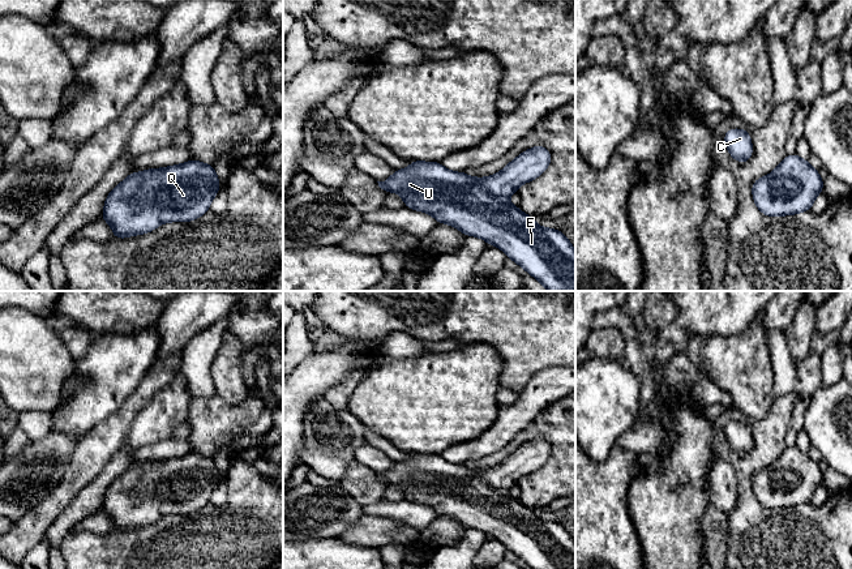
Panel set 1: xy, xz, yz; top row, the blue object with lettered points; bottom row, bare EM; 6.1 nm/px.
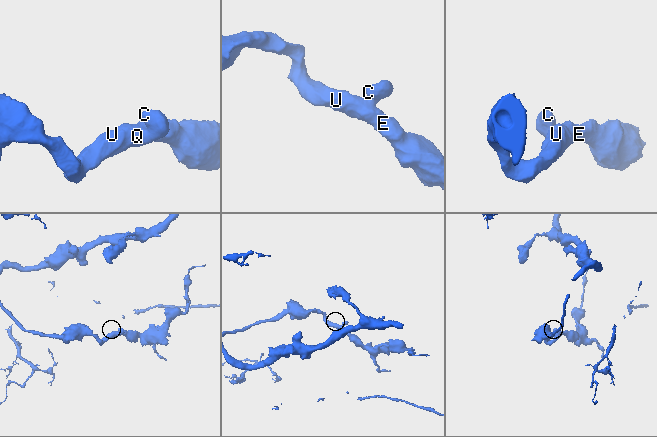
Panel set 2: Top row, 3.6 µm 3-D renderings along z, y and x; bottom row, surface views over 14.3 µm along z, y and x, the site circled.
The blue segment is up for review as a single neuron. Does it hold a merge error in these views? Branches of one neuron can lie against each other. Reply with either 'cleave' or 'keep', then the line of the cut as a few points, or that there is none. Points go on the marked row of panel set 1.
keep; no cut

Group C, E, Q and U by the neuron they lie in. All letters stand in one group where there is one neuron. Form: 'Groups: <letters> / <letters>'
Groups: C E Q U

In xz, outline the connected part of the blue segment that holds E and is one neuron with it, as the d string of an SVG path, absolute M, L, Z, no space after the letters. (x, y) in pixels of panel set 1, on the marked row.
M543 145L534 146L521 153L500 172L488 177L472 177L466 172L446 170L440 162L412 161L404 170L395 170L386 181L377 181L386 193L397 192L404 206L431 214L437 223L446 223L458 228L464 236L476 236L489 245L505 252L515 264L538 279L548 291L575 291L575 251L570 240L557 228L544 228L535 223L534 217L525 214L509 202L509 196L518 188L539 177L551 164L551 151Z

